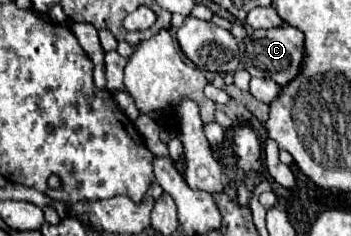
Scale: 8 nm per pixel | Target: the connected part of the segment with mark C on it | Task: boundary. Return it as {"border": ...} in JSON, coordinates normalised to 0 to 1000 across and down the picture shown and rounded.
{"border":[[[801,106],[783,123],[738,123],[698,157],[692,275],[721,326],[761,326],[795,360],[818,360],[852,301],[863,250],[863,140],[829,106]]]}

